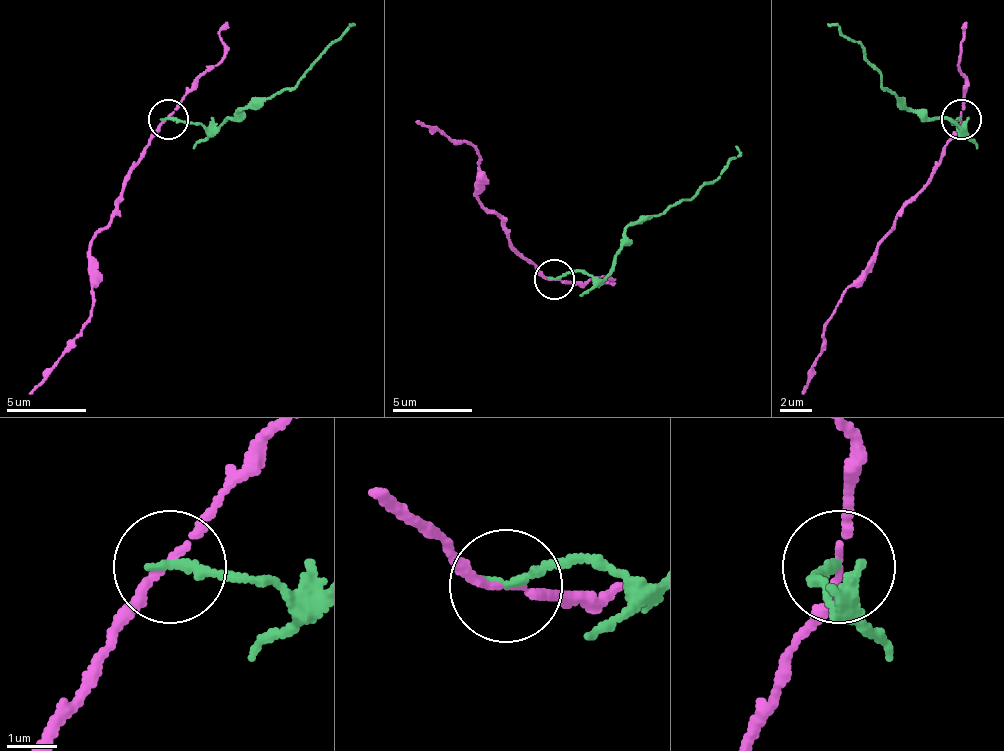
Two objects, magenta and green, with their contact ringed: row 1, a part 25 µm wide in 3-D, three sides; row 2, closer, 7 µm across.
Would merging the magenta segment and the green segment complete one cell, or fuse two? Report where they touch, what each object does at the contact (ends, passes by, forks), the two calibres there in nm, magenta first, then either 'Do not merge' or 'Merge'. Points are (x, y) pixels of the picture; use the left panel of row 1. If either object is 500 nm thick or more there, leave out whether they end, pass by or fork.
Place: (168, 119). At the ring magenta passes by. At the ring green ends. Thickness 120 nm (magenta) against 200 nm. Do not merge

